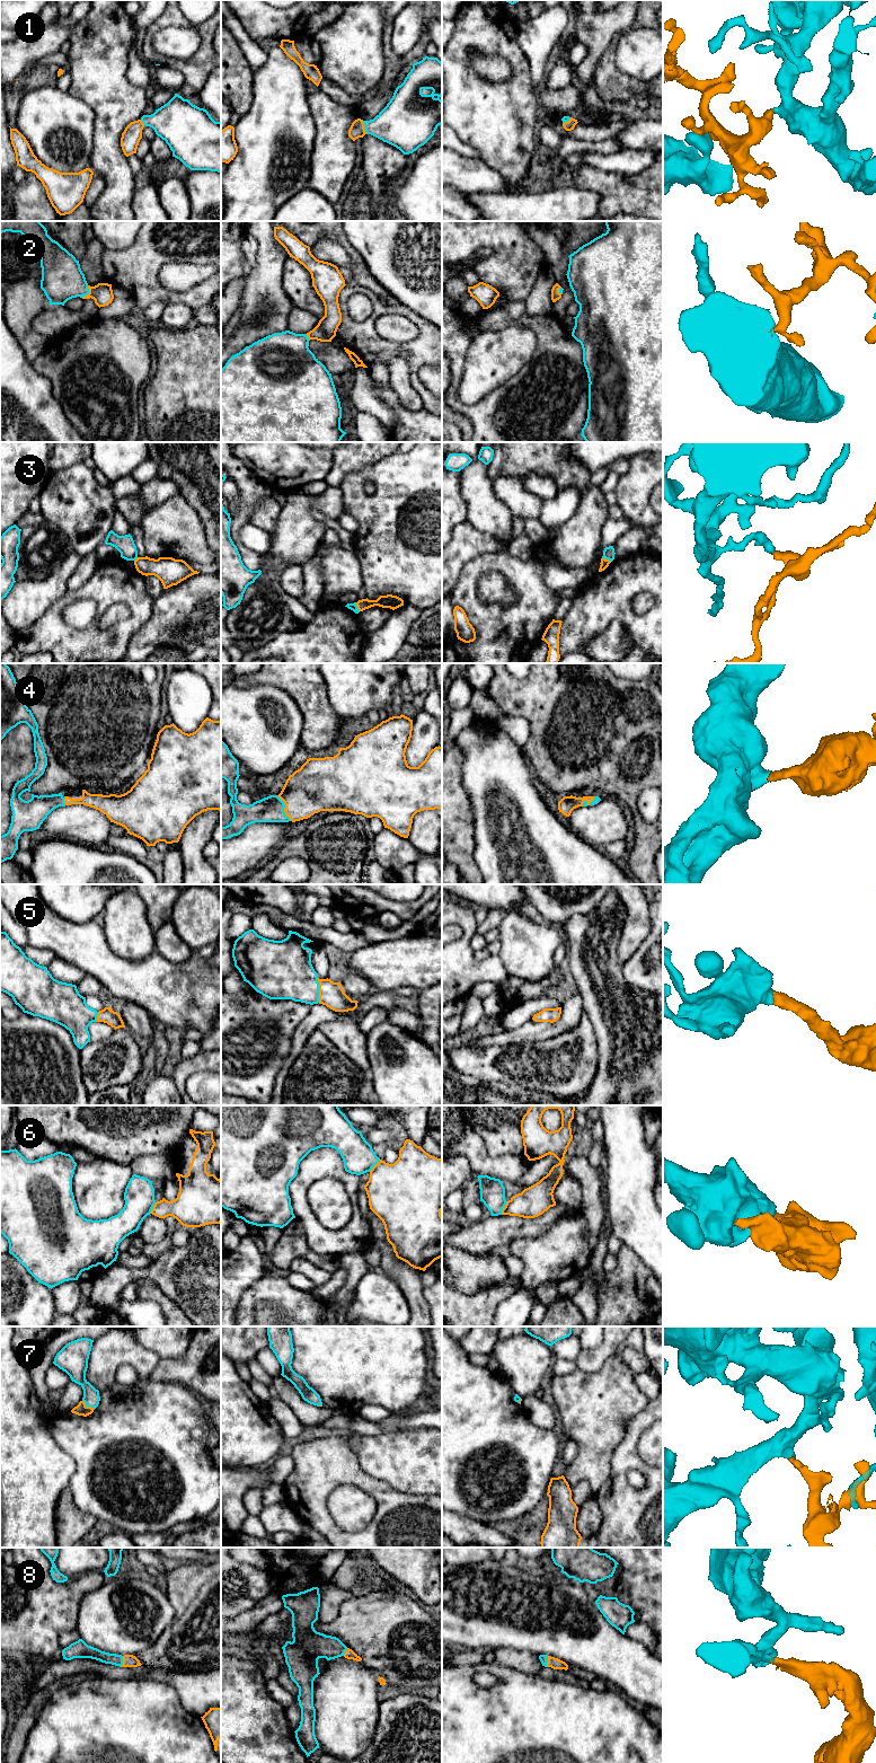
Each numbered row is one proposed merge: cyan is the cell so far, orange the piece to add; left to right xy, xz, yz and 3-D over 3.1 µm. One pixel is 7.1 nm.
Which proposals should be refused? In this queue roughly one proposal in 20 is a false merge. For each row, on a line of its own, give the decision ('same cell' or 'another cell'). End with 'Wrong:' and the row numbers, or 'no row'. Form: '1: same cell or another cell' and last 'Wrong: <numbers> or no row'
1: same cell
2: same cell
3: another cell
4: same cell
5: same cell
6: same cell
7: same cell
8: same cell
Wrong: 3

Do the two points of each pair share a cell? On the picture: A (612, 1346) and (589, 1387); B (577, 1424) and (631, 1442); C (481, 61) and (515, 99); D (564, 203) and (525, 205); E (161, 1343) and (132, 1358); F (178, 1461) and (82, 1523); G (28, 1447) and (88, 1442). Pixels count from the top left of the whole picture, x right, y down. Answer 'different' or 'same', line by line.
A: different
B: different
C: different
D: same
E: different
F: different
G: different

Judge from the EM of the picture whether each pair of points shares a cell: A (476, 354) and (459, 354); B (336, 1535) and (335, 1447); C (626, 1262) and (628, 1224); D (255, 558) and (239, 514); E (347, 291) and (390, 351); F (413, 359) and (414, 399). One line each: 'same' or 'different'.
A: different
B: same
C: different
D: same
E: same
F: different

